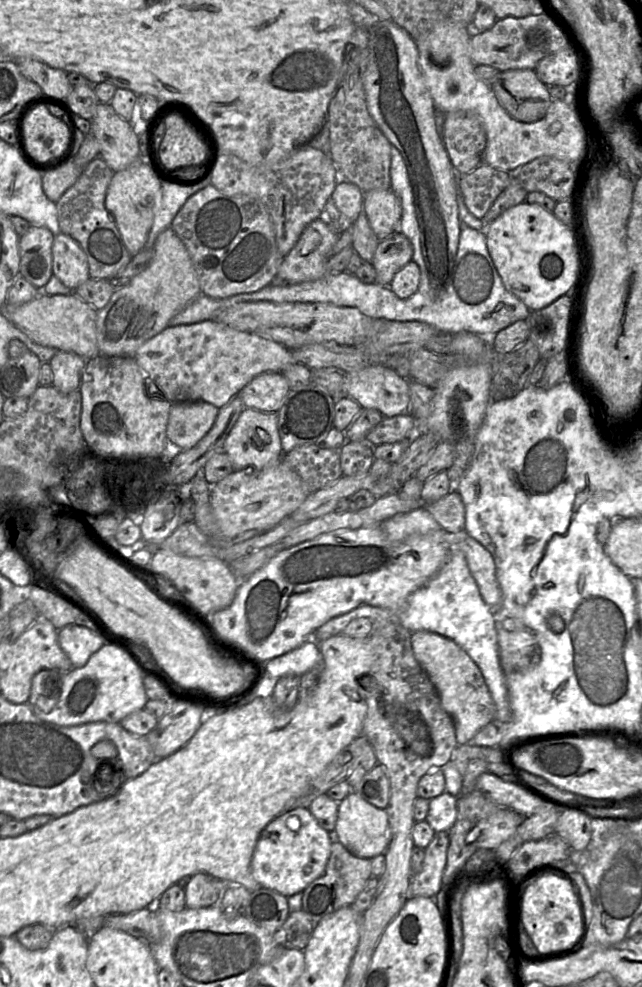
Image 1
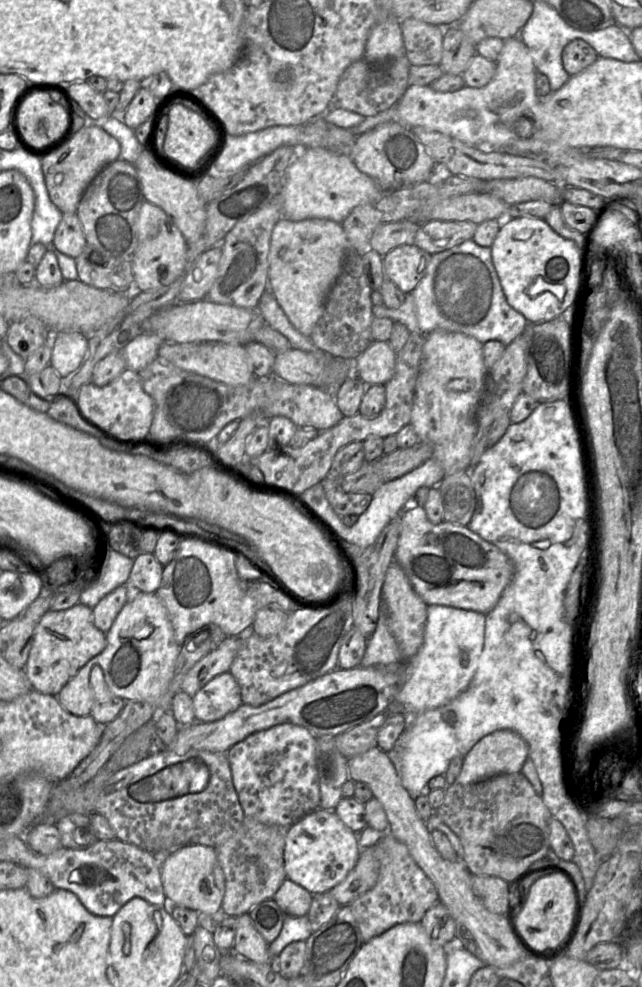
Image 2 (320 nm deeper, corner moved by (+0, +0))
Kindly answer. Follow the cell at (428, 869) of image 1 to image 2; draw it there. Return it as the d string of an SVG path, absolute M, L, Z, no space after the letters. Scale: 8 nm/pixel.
M386 833L379 841L379 848L384 850L384 857L376 885L350 904L364 943L397 924L420 923L425 913L439 902L434 884L414 861L405 844Z

